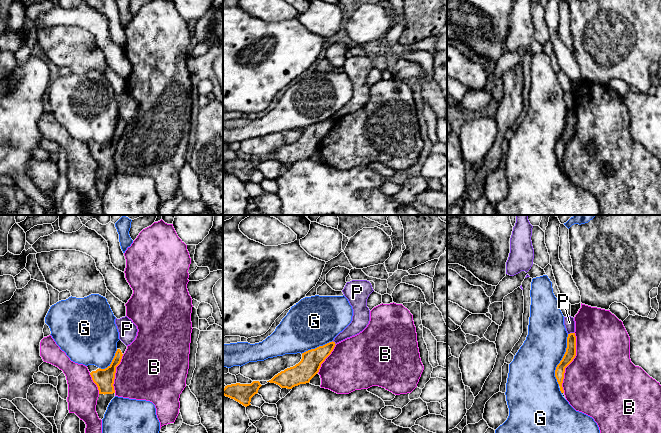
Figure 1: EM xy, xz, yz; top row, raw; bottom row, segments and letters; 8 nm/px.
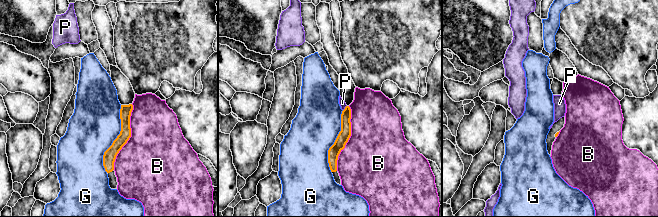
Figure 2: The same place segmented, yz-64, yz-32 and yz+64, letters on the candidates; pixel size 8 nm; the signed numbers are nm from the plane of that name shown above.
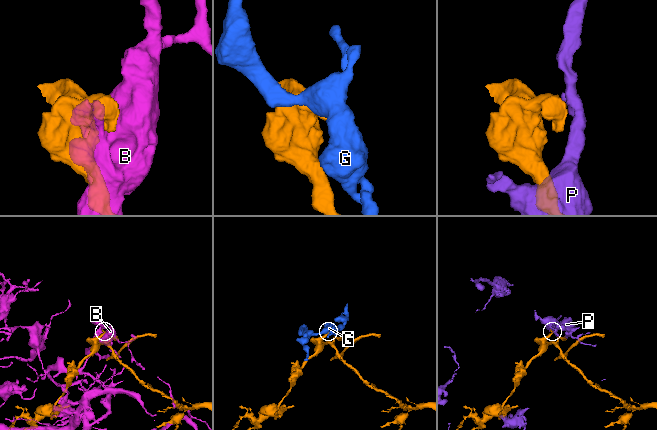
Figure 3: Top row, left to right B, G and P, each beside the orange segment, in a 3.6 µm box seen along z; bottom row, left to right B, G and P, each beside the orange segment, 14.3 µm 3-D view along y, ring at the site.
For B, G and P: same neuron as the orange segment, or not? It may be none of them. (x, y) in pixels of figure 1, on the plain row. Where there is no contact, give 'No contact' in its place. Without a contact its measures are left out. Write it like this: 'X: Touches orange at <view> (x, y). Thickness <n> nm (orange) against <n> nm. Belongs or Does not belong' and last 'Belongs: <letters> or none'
B: Touches orange at yz (571, 137). Thickness 90 nm (orange) against 500 nm. Does not belong
G: Touches orange at yz (561, 136). Thickness 90 nm (orange) against 360 nm. Does not belong
P: Touches orange at yz (570, 109). Thickness 90 nm (orange) against 90 nm. Does not belong
Belongs: none

